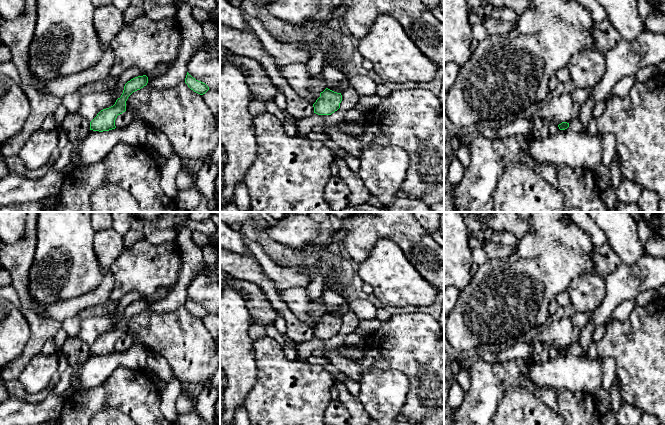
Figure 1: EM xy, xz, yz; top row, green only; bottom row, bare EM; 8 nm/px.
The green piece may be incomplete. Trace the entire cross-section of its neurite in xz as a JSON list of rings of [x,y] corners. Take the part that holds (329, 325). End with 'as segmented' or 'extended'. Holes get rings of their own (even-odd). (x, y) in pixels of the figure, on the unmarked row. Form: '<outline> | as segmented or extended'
[[[326,312],[320,317],[320,321],[313,328],[314,337],[318,339],[331,339],[340,332],[341,317]]] | as segmented

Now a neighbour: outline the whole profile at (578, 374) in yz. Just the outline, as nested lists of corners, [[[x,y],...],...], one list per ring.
[[[561,354],[547,362],[534,360],[525,377],[542,388],[567,389],[594,395],[602,388],[602,358],[592,361],[588,357]]]

